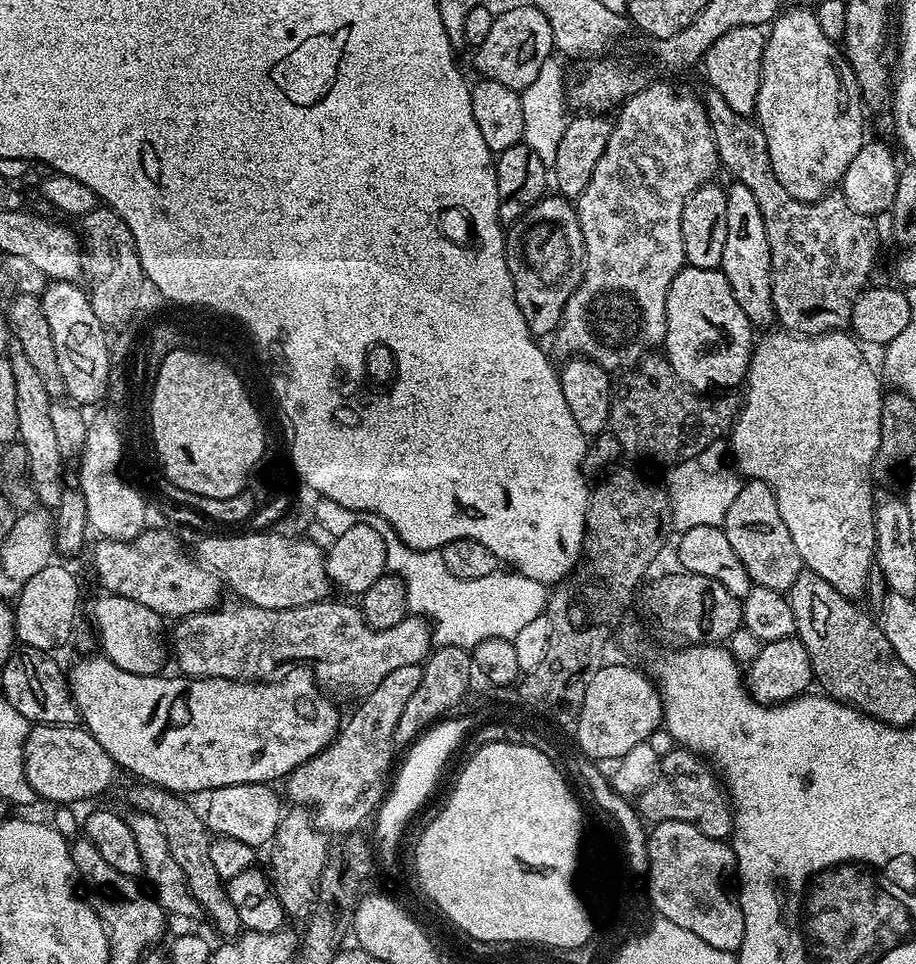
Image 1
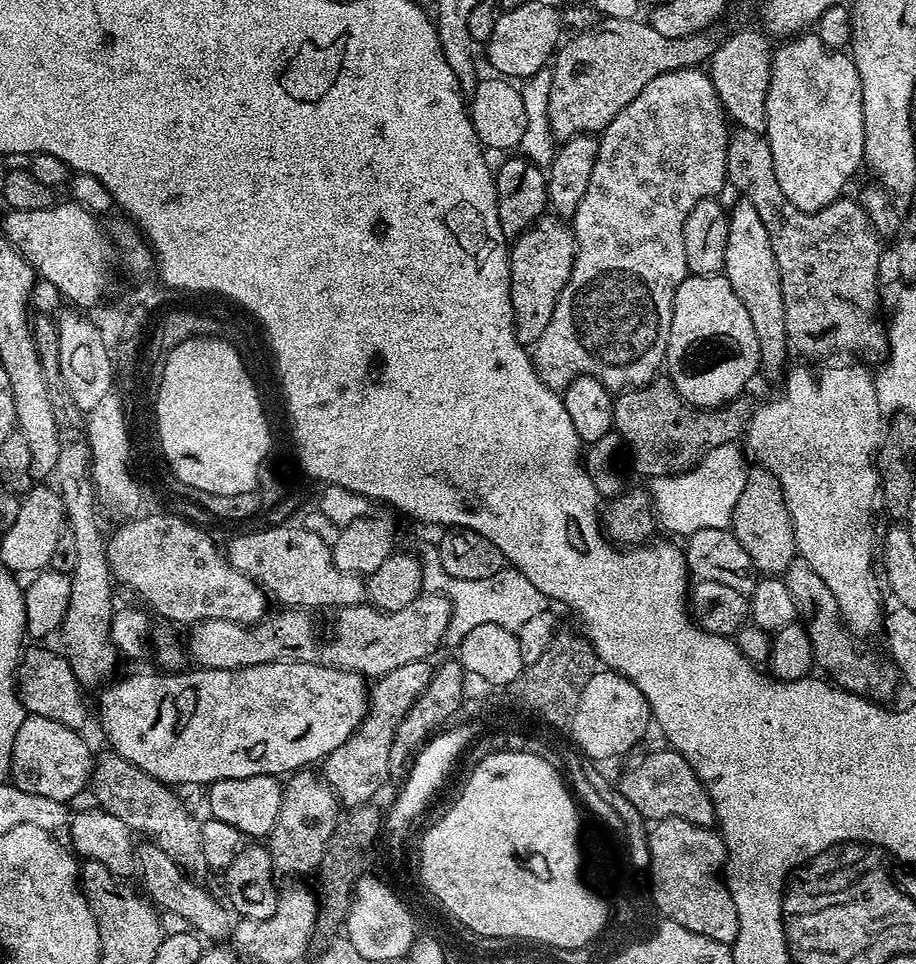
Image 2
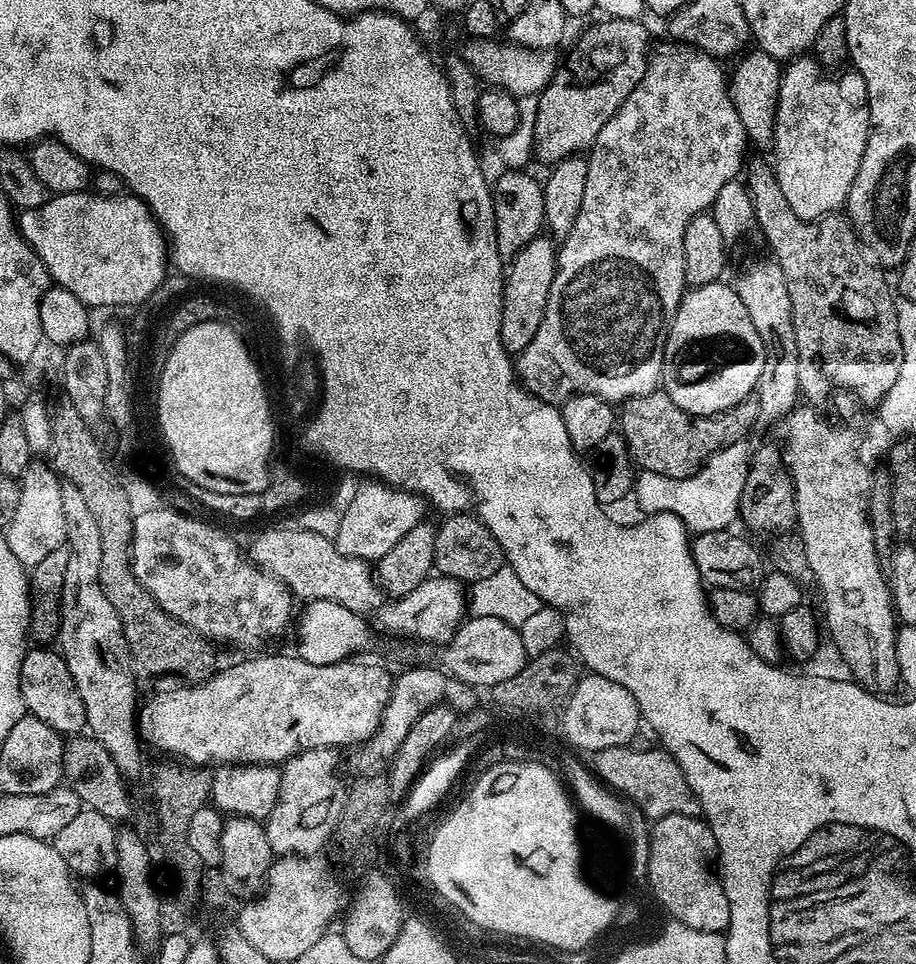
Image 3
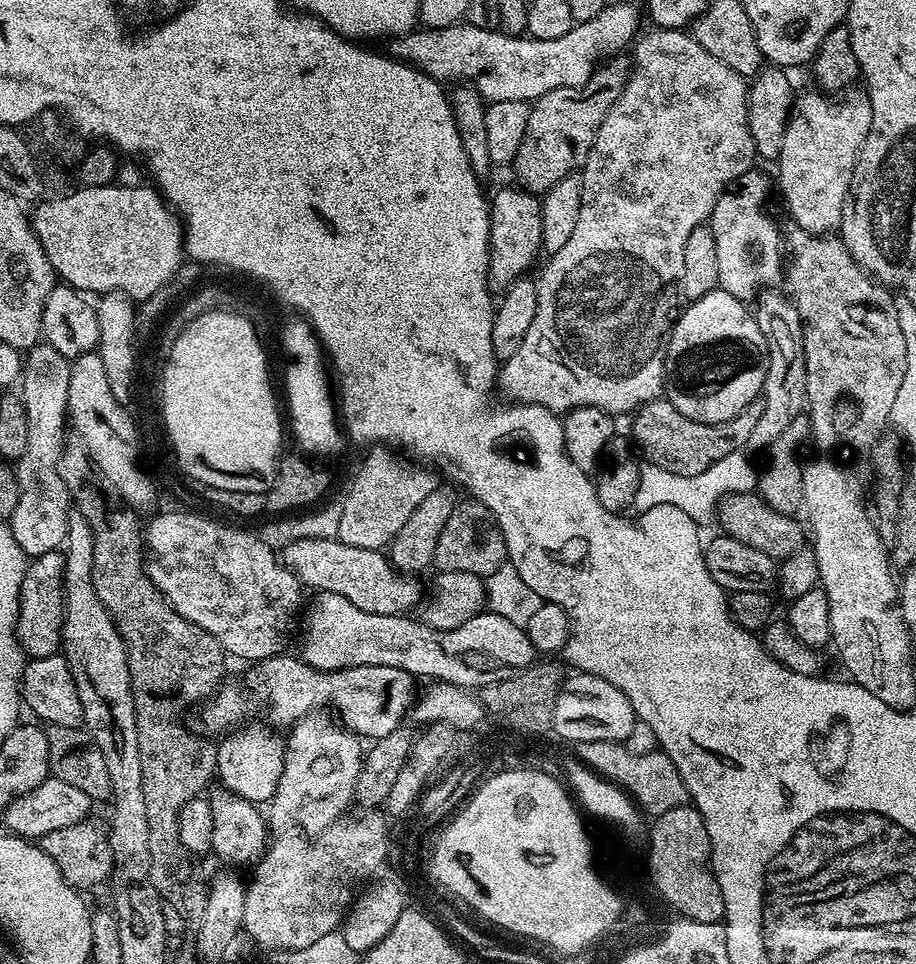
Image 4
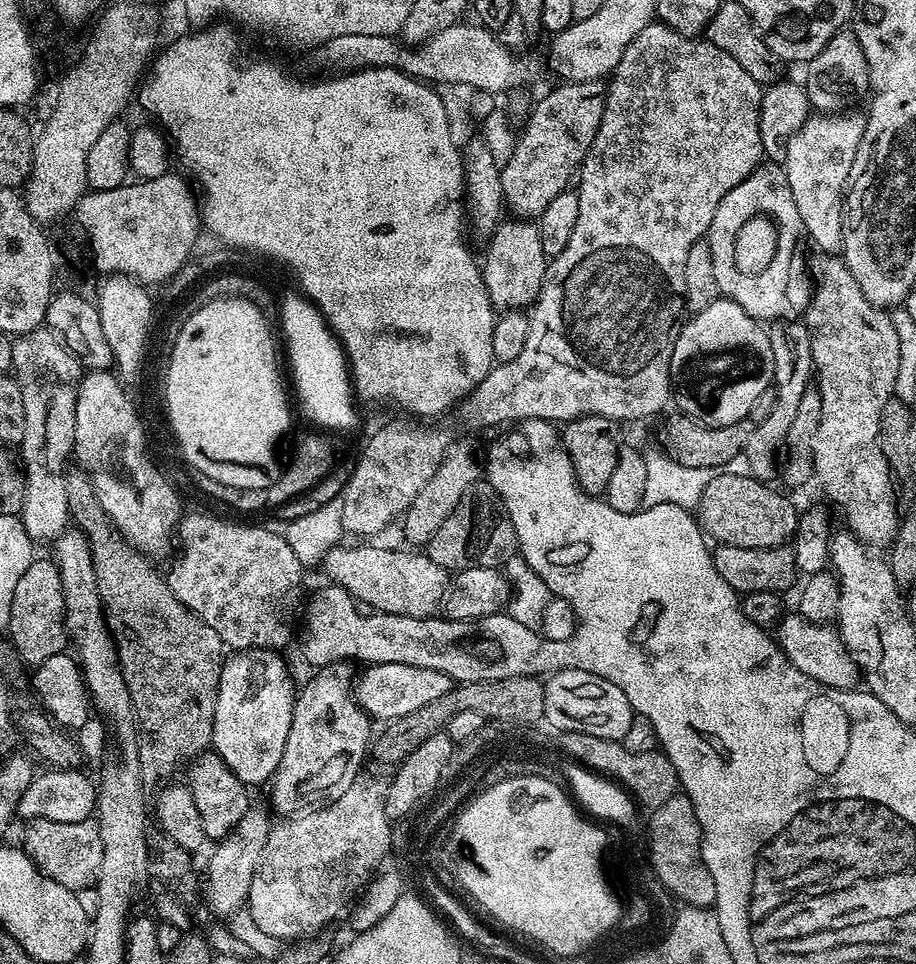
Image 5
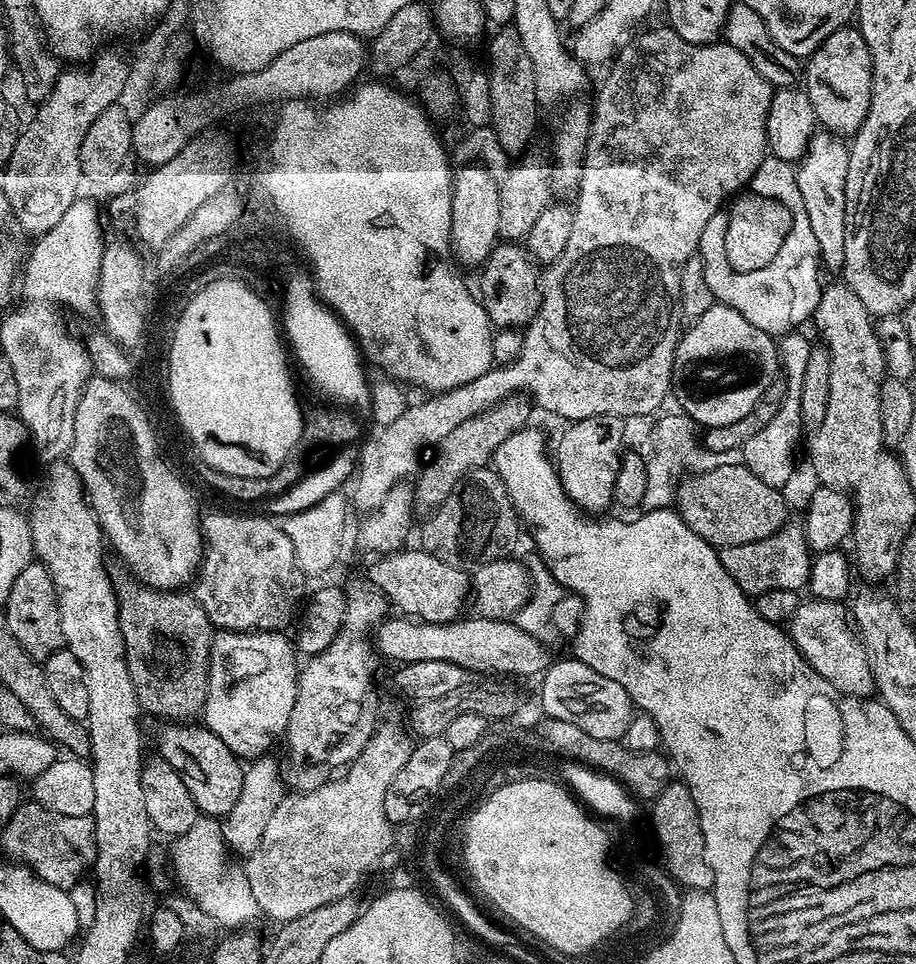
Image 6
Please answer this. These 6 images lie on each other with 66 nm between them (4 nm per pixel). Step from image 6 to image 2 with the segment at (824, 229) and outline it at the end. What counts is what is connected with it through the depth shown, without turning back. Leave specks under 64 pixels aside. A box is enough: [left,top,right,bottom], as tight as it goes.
[766,34,865,212]

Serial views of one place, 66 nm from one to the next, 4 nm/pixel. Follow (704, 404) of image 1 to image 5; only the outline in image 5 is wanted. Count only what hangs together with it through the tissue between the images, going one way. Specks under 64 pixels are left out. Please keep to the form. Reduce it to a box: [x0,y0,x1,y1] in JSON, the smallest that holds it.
[659,390,775,470]

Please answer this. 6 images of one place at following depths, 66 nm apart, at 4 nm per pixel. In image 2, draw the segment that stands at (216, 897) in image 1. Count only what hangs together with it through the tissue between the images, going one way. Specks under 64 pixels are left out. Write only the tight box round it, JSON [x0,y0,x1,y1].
[90,751,209,878]

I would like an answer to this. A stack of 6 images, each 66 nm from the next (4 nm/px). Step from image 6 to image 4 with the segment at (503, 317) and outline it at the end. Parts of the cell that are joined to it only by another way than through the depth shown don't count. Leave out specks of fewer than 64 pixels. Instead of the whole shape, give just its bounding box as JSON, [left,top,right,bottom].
[488,186,542,286]

